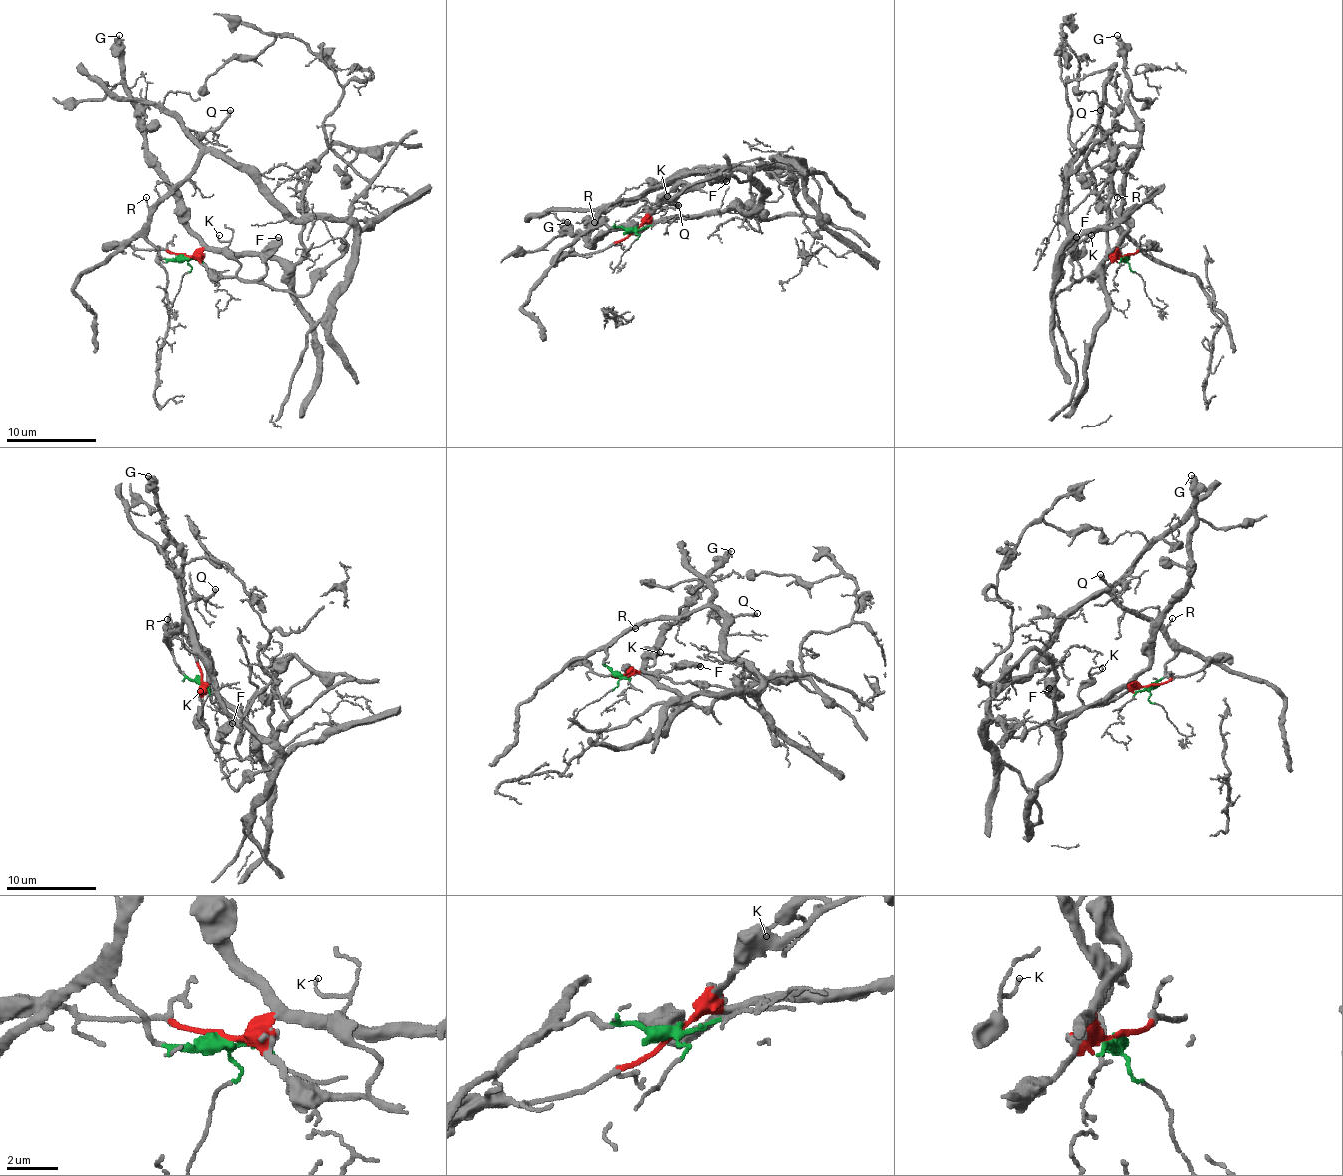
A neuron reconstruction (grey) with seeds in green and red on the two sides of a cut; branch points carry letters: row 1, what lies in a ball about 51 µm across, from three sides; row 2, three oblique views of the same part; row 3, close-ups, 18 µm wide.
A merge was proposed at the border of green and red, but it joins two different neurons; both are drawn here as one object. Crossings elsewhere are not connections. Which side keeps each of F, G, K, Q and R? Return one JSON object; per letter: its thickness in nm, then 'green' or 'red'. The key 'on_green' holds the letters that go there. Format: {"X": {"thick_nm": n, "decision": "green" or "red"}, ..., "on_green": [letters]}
{"F": {"thick_nm": 600, "decision": "red"}, "G": {"thick_nm": 460, "decision": "red"}, "K": {"thick_nm": 110, "decision": "red"}, "Q": {"thick_nm": 320, "decision": "green"}, "R": {"thick_nm": 100, "decision": "green"}, "on_green": ["Q", "R"]}

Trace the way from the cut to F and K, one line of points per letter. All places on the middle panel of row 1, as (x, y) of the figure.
F: (633, 230), (691, 185), (713, 176), (727, 181)
K: (633, 230), (686, 183), (677, 185), (666, 197)

